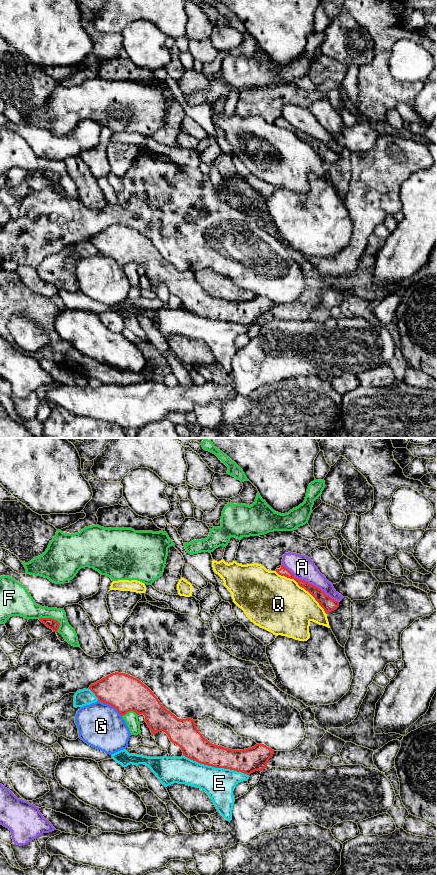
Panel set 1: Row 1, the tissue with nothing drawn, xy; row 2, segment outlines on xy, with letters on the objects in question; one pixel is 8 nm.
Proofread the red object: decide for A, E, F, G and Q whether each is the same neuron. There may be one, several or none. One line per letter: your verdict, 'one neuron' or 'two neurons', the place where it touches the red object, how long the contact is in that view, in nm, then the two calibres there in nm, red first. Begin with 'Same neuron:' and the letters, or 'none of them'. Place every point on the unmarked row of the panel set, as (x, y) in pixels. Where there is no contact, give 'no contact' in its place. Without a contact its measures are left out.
Same neuron: none of them
A: two neurons; contact xy (310, 136); length 550 nm; calibres 110 and 190 nm
E: two neurons; contact xy (216, 319); length 550 nm; calibres 220 and 260 nm
F: two neurons; contact xy (53, 171); length 190 nm; calibres 80 and 170 nm
G: two neurons; contact xy (110, 257); length 240 nm; calibres 300 and 360 nm
Q: two neurons; contact xy (303, 139); length 550 nm; calibres 110 and 460 nm

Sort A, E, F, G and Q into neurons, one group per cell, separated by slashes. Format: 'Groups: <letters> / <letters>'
Groups: A / E / F / G / Q

